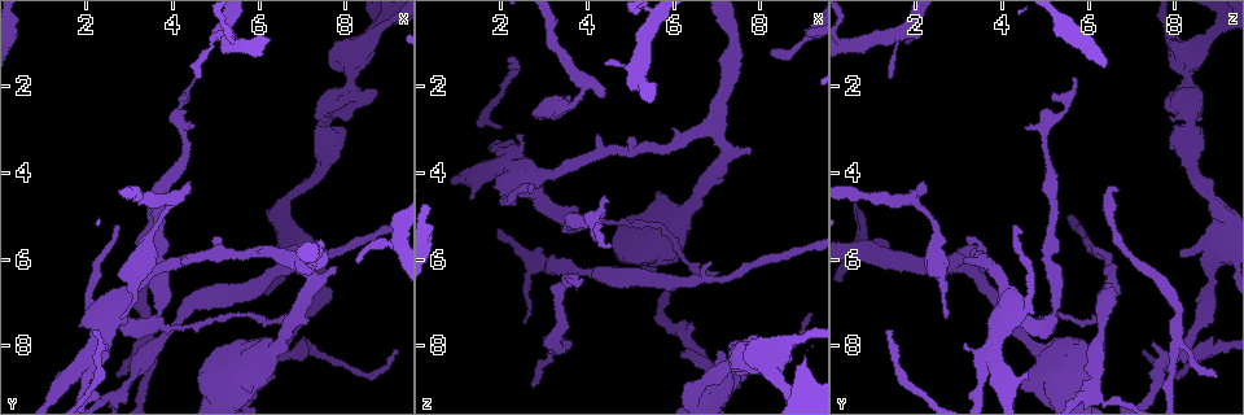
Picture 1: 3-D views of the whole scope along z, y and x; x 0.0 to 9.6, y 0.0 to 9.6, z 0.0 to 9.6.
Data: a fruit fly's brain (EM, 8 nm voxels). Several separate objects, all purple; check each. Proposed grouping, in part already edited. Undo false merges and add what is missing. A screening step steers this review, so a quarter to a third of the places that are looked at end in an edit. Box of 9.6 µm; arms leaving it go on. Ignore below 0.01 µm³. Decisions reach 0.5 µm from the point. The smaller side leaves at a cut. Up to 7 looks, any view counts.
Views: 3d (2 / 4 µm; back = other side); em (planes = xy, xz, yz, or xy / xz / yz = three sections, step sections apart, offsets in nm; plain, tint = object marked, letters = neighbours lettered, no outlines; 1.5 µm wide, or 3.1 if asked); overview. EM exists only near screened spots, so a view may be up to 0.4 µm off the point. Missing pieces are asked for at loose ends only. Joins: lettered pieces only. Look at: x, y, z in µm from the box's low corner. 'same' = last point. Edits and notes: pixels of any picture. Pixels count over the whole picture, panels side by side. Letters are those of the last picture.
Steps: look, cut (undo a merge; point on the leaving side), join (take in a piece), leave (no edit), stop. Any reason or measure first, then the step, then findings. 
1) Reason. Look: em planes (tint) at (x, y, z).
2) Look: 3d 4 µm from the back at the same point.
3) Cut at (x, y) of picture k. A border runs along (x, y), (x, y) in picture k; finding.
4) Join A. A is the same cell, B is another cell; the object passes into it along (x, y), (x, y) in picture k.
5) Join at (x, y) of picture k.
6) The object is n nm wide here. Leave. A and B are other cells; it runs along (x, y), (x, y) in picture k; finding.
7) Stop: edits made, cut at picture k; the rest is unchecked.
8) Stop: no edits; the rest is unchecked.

Thin end. Look: 3d 2 µm at (4.35, 4.25, 2.15).

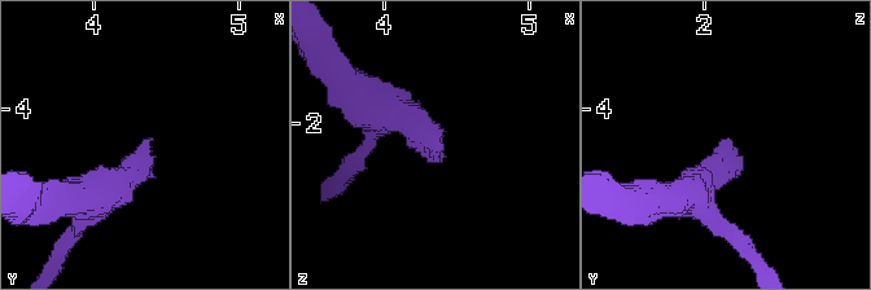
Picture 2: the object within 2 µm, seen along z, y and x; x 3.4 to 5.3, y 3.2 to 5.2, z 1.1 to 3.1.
Look: em xz step 8 (letters) at (4.40, 4.20, 2.16).

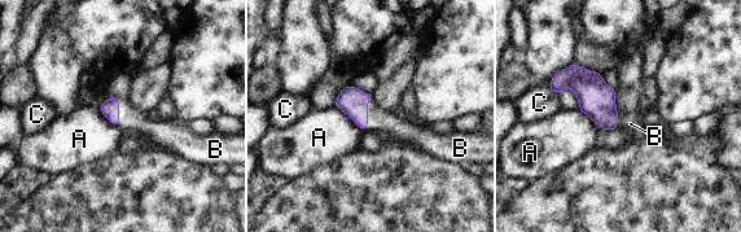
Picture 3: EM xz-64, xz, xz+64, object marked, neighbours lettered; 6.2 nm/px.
Join B. B is the same cell, A and C are other cells; the object passes into it along (354, 103), (367, 114), (381, 122) in picture 3; the neuron continues.

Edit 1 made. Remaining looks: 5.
See it whole again. Look: overview.

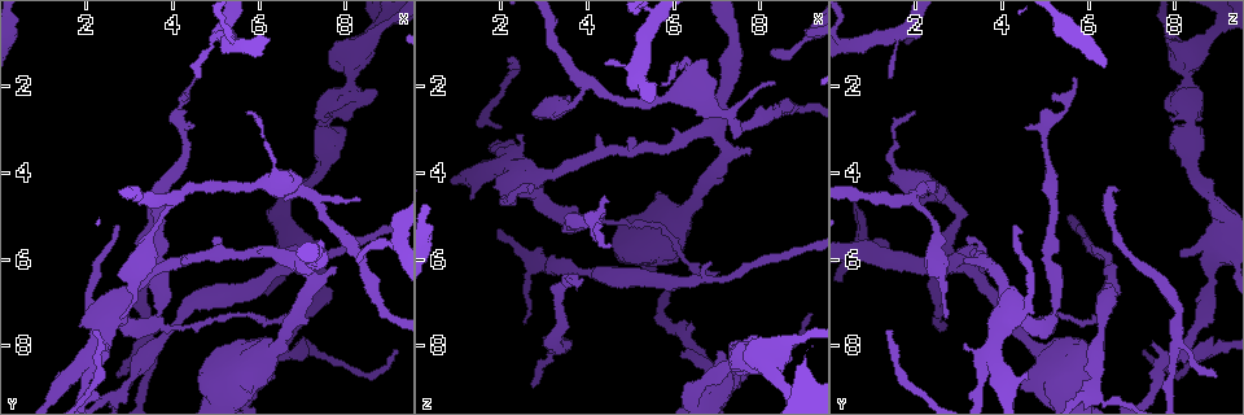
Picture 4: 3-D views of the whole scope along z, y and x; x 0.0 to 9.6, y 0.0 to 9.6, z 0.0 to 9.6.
Look: em xy step 8 (letters) at (8.30, 6.05, 1.20).

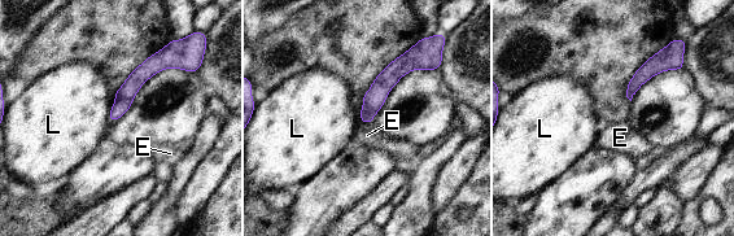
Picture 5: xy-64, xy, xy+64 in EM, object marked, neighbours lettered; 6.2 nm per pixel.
Look: em planes (letters) at the same point.

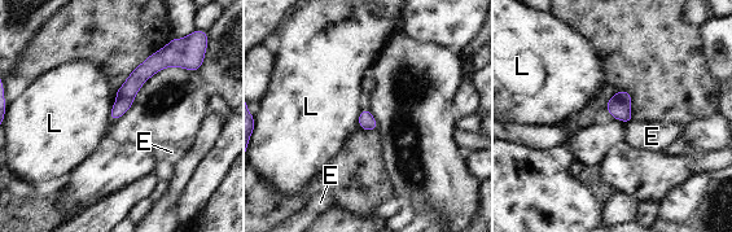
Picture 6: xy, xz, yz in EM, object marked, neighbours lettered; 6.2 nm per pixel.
The object is 100 nm wide here. Leave. E and L are other cells; it runs along (169, 56), (132, 84), (114, 116) in picture 6; no lettered piece goes on from it.

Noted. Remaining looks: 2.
Three-way junction. Look: 3d 2 µm at (6.55, 8.15, 8.30).

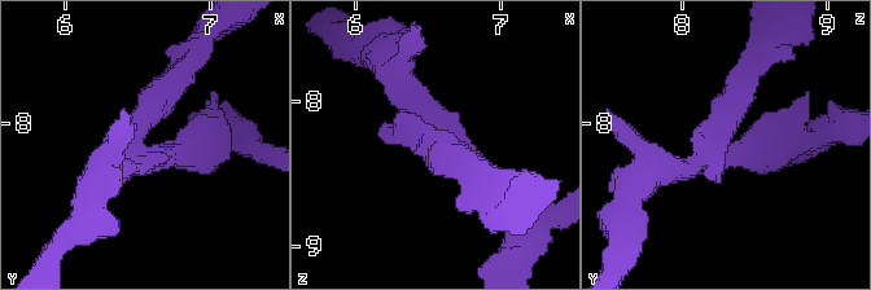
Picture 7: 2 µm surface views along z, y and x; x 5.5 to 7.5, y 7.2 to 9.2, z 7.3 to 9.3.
Now the EM. Look: em planes (letters) at (6.52, 8.12, 8.24).

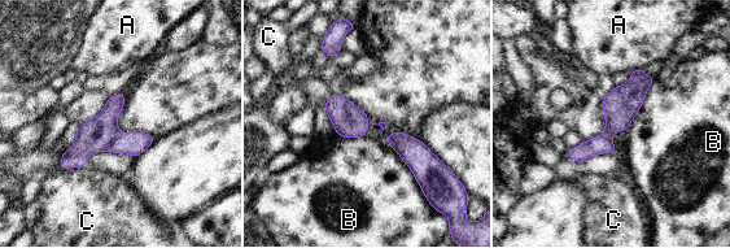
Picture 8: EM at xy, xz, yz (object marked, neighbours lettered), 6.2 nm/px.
Cut at (94, 136) of picture 8. A, B and C are other cells; the part that leaves runs along (121, 96), (106, 122), (64, 164) in picture 8; a second neuron is stuck on.

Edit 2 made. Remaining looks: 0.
Stop: edits made, join at picture 3, cut at picture 8; the rest is unchecked.

